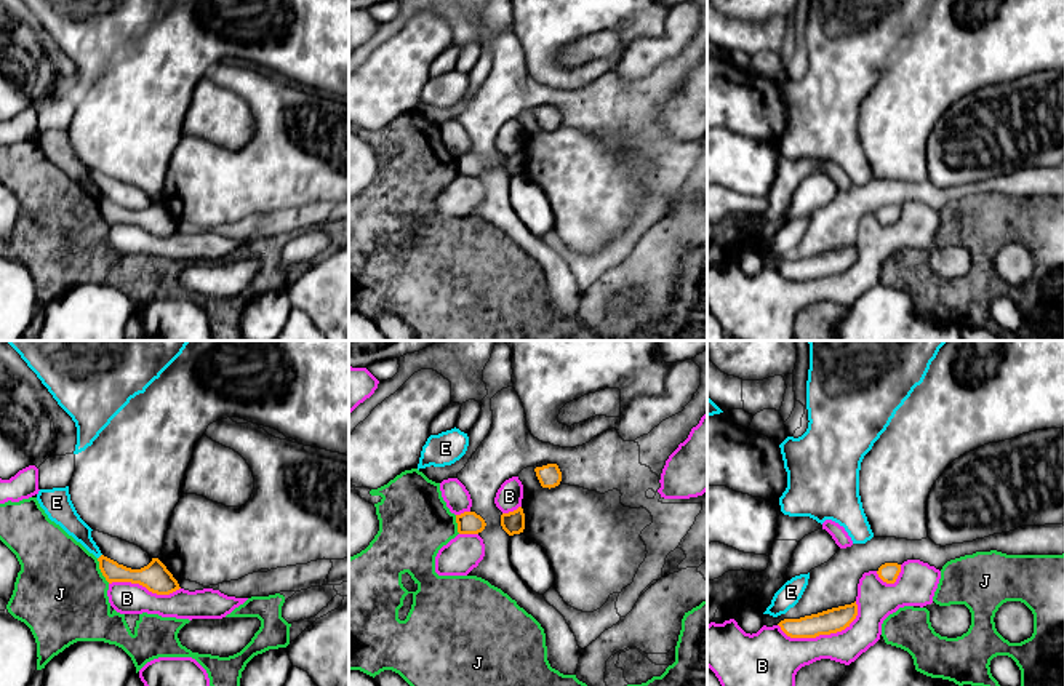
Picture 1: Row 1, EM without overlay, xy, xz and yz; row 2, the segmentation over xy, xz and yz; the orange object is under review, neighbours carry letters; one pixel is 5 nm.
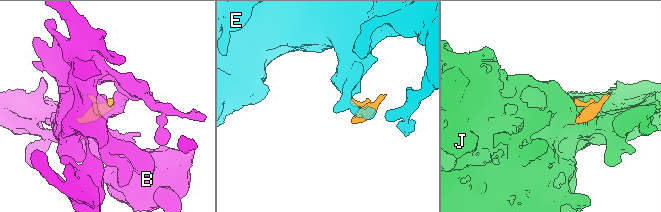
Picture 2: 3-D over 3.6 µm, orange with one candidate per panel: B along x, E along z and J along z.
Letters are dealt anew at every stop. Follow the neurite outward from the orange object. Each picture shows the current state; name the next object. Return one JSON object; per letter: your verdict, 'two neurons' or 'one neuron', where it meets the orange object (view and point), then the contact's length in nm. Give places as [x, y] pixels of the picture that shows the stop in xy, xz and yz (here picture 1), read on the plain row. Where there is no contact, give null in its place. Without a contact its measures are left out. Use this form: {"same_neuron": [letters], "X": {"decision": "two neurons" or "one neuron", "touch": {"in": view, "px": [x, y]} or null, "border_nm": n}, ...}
{"same_neuron": [], "B": {"decision": "two neurons", "touch": {"in": "yz", "px": [821, 275]}, "border_nm": 420}, "E": {"decision": "two neurons", "touch": {"in": "xy", "px": [100, 199]}, "border_nm": 40}, "J": {"decision": "two neurons", "touch": {"in": "xy", "px": [101, 213]}, "border_nm": 140}}

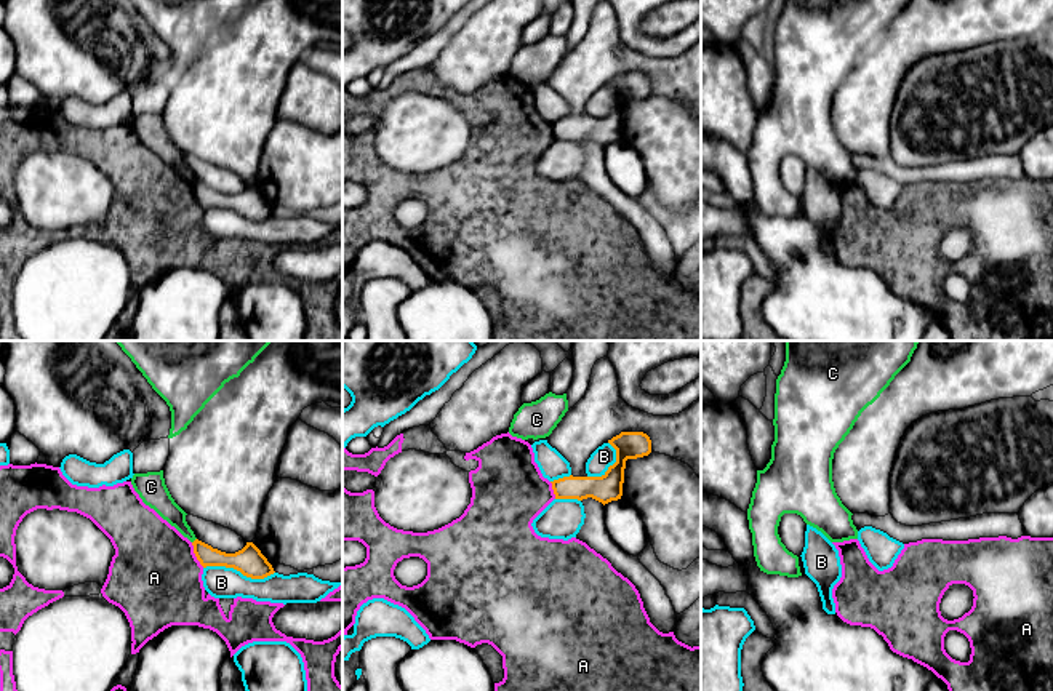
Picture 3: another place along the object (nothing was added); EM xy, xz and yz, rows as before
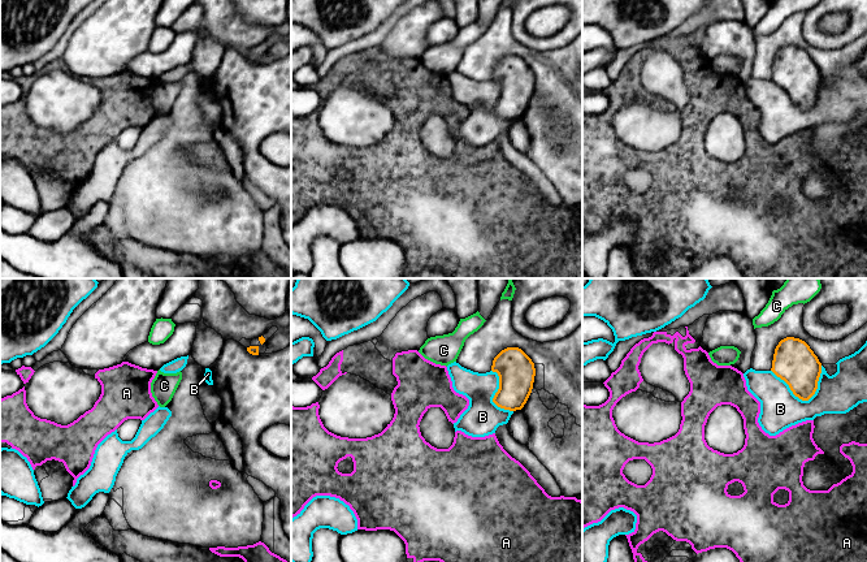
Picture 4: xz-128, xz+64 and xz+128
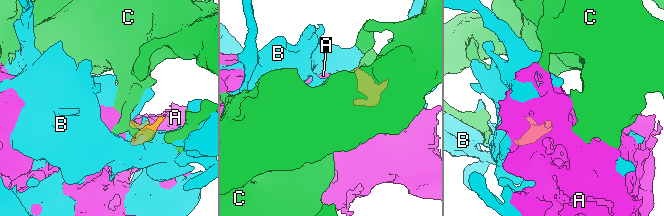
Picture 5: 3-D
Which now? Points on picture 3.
{"same_neuron": [], "A": {"decision": "two neurons", "touch": {"in": "xy", "px": [196, 197]}, "border_nm": 140}, "B": {"decision": "two neurons", "touch": {"in": "xy", "px": [239, 211]}, "border_nm": 360}, "C": {"decision": "two neurons", "touch": {"in": "xy", "px": [194, 183]}, "border_nm": 40}}

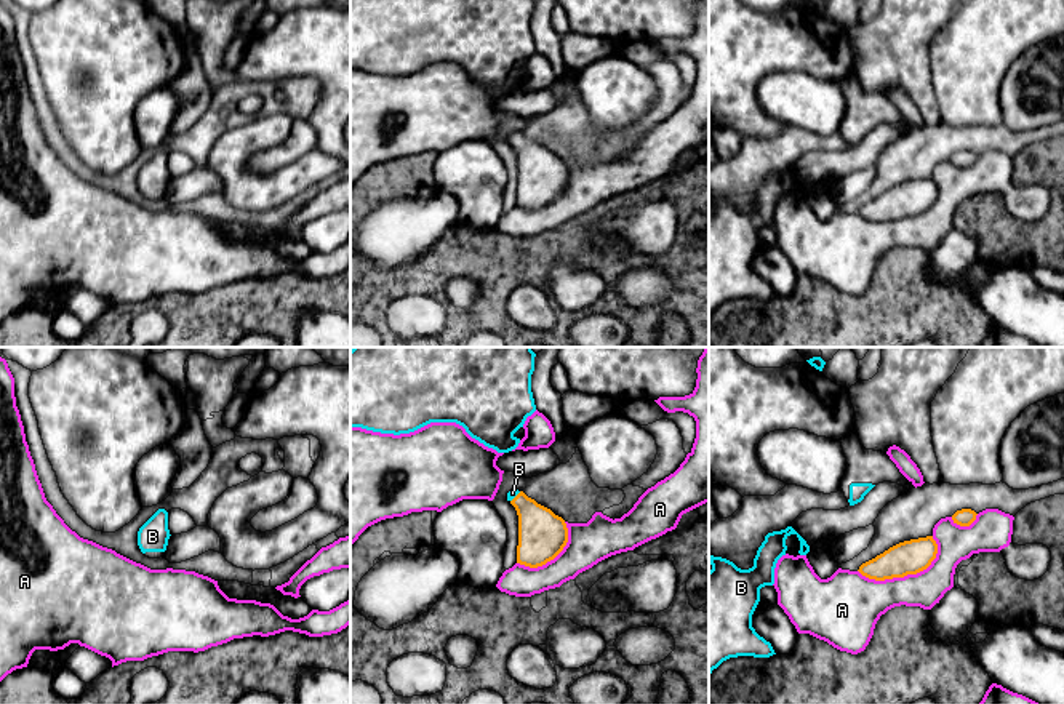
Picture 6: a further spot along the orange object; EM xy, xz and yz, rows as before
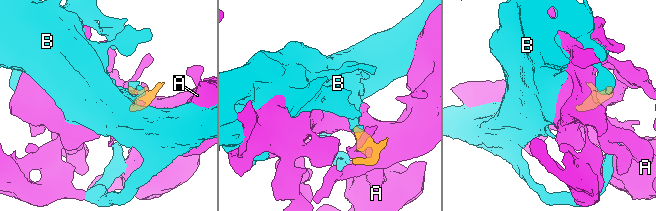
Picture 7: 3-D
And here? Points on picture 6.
{"same_neuron": ["B"], "A": {"decision": "two neurons", "touch": {"in": "yz", "px": [903, 218]}, "border_nm": 440}, "B": {"decision": "one neuron", "touch": {"in": "xz", "px": [516, 138]}, "border_nm": 80}}

